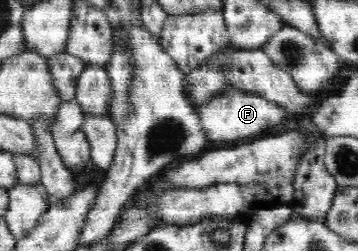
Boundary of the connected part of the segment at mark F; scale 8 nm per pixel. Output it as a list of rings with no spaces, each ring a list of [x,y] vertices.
[[[235,88],[215,94],[212,99],[205,101],[198,110],[201,127],[207,133],[207,140],[213,140],[213,142],[219,142],[219,140],[231,142],[231,140],[249,138],[249,136],[257,138],[261,136],[261,132],[265,128],[281,124],[286,112],[280,104],[271,102],[258,94],[239,91]]]

